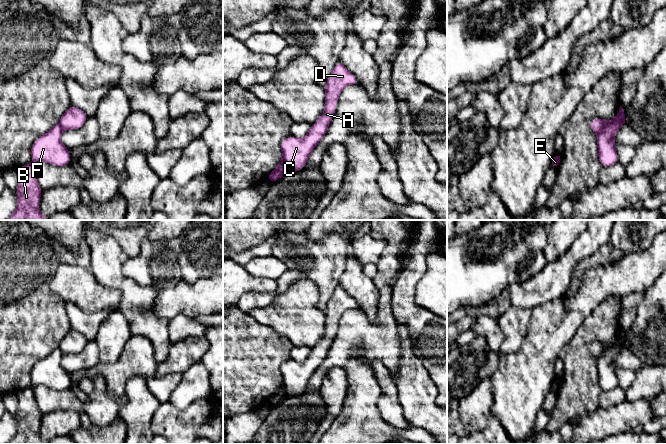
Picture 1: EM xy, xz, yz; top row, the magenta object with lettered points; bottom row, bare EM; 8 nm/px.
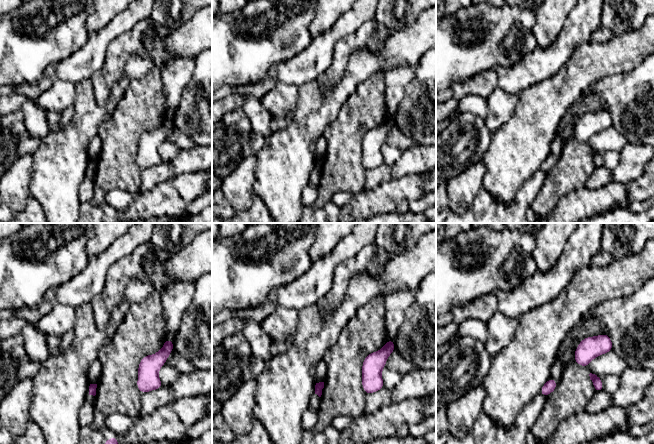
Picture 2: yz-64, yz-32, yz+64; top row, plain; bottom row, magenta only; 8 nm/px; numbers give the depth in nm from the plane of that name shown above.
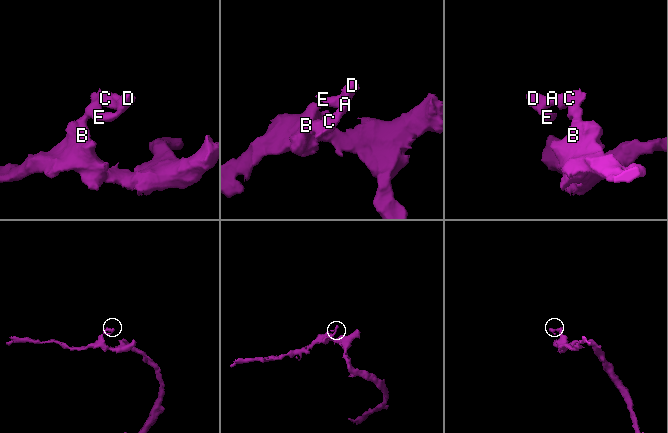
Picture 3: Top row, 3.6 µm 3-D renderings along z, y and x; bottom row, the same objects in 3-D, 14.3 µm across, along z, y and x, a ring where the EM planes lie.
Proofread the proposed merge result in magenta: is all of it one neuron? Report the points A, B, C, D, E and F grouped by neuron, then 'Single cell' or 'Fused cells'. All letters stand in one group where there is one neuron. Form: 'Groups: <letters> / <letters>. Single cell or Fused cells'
Groups: A C D E / B F. Fused cells

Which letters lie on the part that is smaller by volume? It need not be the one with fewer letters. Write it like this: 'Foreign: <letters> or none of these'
Foreign: A, C, D, E

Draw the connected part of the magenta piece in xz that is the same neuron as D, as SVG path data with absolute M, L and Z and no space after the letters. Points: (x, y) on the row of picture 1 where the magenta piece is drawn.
M338 62L324 87L325 108L323 114L311 125L304 138L291 135L281 142L285 171L298 172L303 170L311 152L328 130L342 90L349 85L357 85L357 79L341 62Z

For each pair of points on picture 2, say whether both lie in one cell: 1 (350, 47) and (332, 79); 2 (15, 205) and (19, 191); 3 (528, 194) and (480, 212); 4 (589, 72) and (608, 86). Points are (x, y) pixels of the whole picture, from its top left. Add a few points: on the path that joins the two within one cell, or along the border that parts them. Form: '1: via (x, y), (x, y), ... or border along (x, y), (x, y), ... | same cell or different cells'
1: via (342, 55), (336, 71) | same cell
2: via (16, 202), (16, 194) | same cell
3: via (516, 206), (510, 212), (492, 212) | same cell
4: border along (622, 73), (605, 76), (593, 82), (581, 94) | different cells

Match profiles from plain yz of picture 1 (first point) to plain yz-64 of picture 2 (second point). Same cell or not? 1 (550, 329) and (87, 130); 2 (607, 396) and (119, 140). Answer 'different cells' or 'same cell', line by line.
1: same cell
2: different cells

